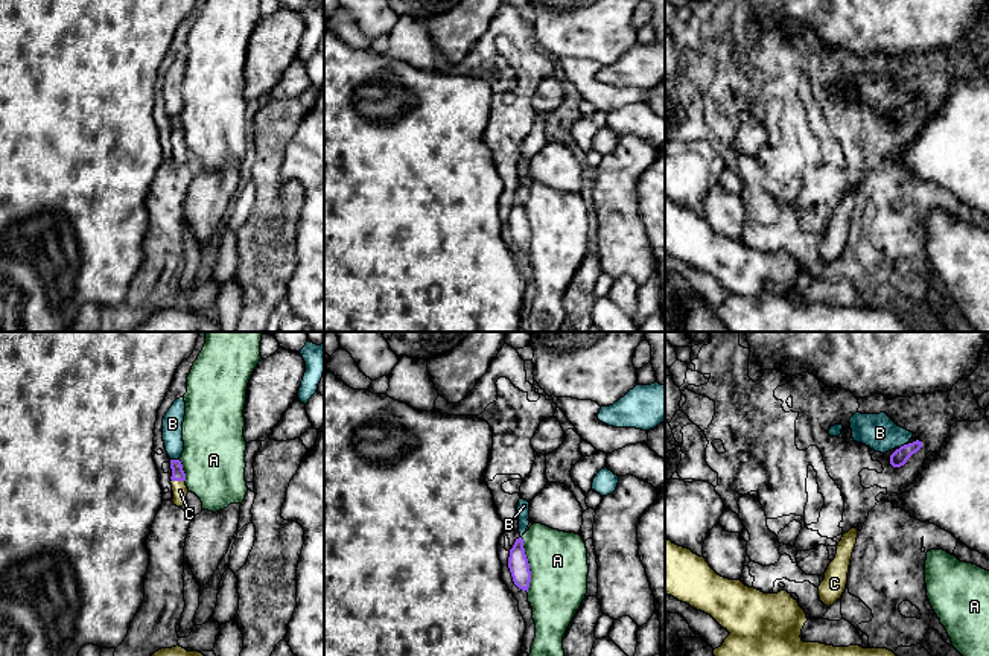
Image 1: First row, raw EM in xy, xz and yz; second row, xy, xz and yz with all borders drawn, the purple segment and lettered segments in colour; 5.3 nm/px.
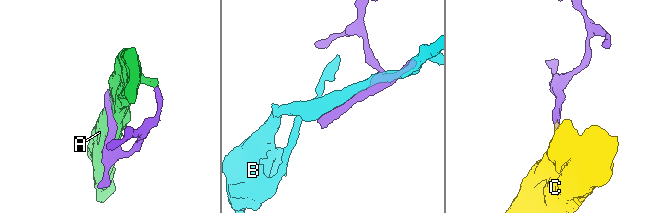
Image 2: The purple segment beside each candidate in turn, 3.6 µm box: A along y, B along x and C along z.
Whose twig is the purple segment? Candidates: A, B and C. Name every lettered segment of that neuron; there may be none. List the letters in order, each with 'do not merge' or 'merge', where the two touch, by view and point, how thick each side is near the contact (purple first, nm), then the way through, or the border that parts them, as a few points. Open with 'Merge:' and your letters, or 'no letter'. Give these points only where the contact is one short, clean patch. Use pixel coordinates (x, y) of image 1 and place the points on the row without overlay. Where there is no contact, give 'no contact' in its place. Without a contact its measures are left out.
Merge: C
A: do not merge; contact xz (528, 224); calibres 110 and 300 nm
B: do not merge; contact xy (175, 119); calibres 70 and 110 nm
C: merge; contact xy (178, 139); calibres 70 and 80 nm; way xy (178, 133), (178, 139), (180, 149)

